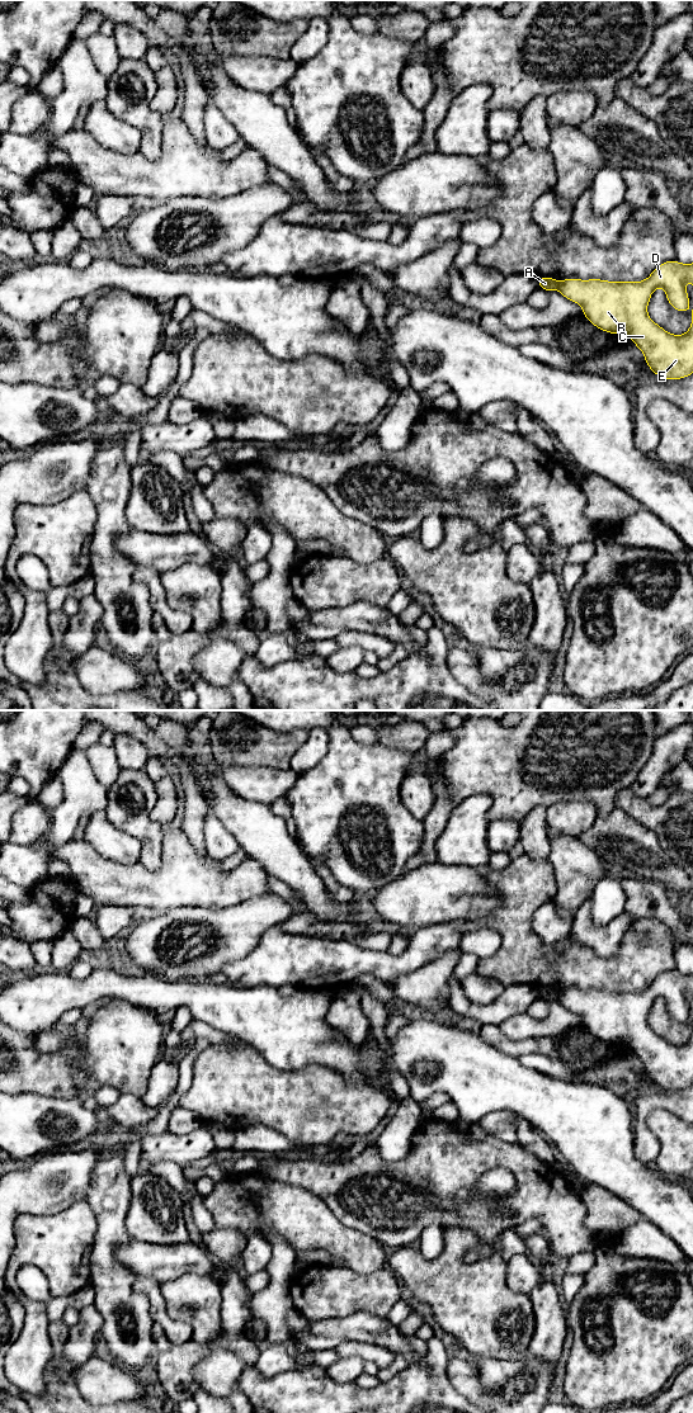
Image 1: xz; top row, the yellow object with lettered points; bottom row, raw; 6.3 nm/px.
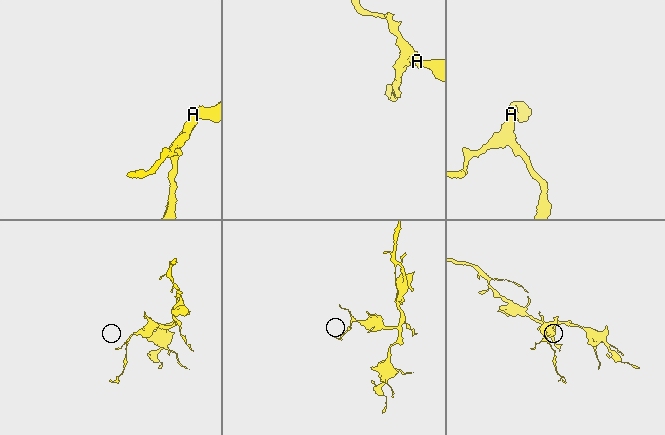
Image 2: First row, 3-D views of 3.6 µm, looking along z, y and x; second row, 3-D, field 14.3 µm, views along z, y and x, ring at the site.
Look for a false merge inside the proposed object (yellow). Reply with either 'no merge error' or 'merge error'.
merge error

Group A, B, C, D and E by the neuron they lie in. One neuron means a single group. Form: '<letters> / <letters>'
A / B C D E

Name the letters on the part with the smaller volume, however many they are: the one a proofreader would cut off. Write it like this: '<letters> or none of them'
A

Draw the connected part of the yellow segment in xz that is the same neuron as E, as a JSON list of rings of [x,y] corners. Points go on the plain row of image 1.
[[[669,970],[657,975],[650,987],[641,992],[581,991],[571,988],[560,992],[558,1002],[566,1010],[580,1015],[583,1026],[598,1040],[612,1045],[626,1043],[628,1049],[642,1062],[647,1077],[657,1087],[676,1091],[687,1088],[693,1083],[693,1021],[689,1040],[683,1045],[673,1045],[650,1030],[647,1016],[652,1002],[660,997],[665,1001],[666,1010],[674,1020],[688,1022],[689,1006],[685,1000],[687,992],[693,994],[693,974]]]

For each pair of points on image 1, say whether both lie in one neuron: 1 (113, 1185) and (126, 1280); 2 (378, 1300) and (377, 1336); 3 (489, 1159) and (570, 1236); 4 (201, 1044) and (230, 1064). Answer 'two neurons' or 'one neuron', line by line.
1: one neuron
2: two neurons
3: one neuron
4: two neurons

